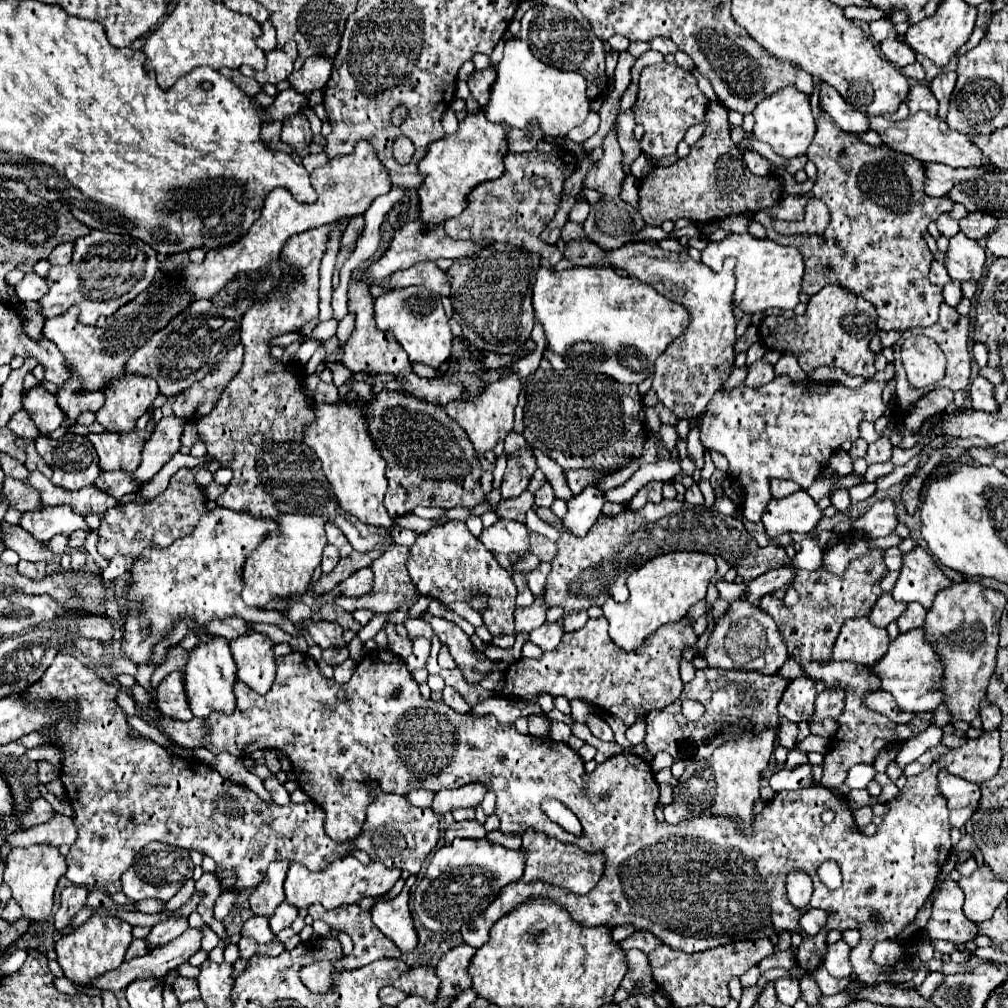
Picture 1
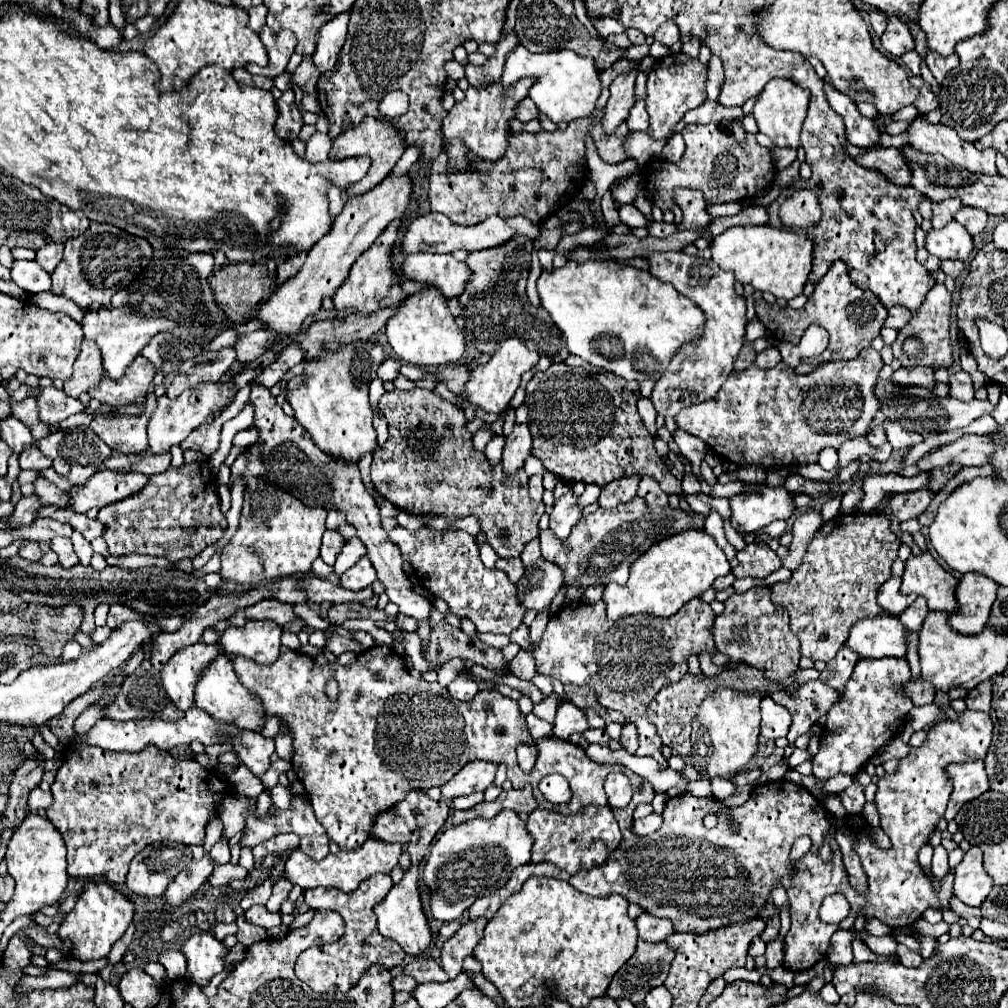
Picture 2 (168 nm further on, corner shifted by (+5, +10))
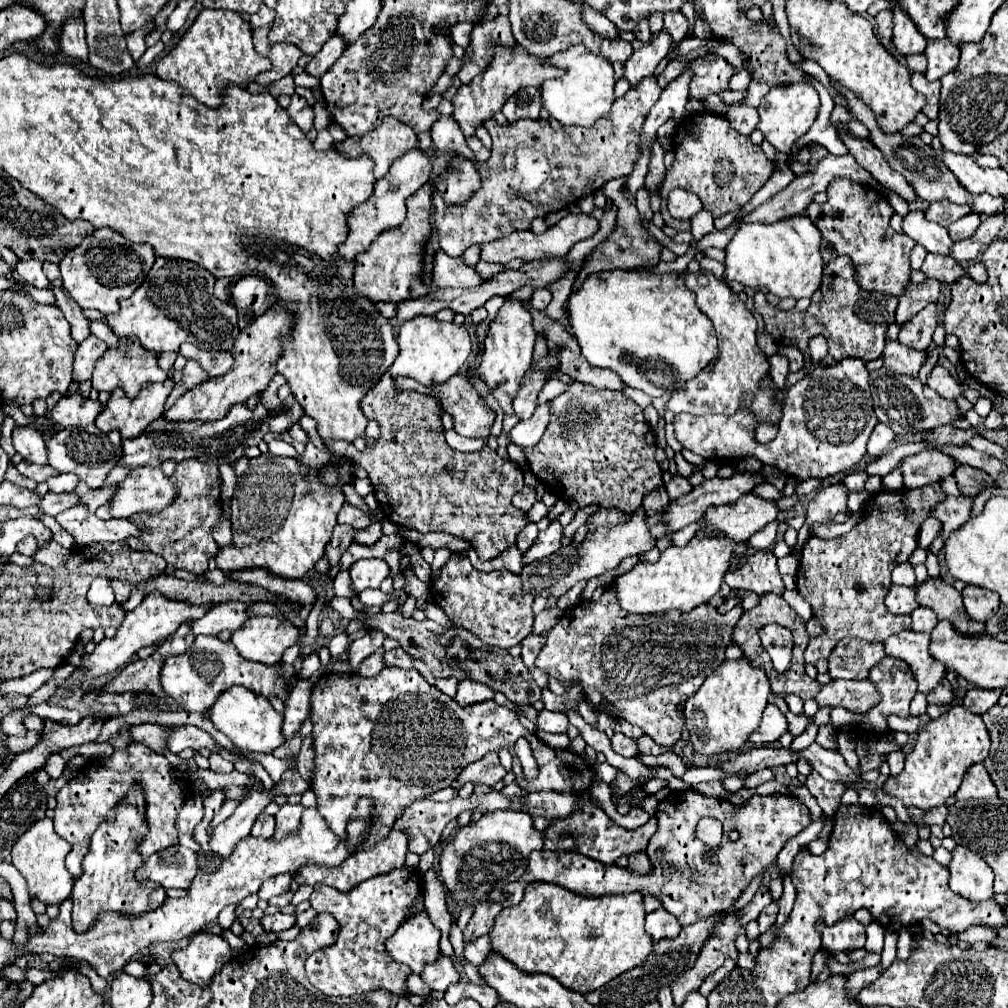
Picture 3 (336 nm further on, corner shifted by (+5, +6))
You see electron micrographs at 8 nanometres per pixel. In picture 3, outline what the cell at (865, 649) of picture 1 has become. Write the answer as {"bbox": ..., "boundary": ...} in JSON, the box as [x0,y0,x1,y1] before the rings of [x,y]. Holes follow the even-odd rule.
{"bbox":[884,630,946,694],"boundary":[[[904,630],[884,640],[886,654],[904,660],[910,666],[918,682],[918,690],[924,694],[934,690],[934,686],[938,686],[940,680],[946,676],[946,672],[942,672],[942,664],[934,664],[934,660],[930,660],[928,646],[930,636],[912,630]]]}

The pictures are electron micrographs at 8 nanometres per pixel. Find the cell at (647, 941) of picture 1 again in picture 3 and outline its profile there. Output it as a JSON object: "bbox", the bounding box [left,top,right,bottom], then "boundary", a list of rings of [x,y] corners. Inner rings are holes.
{"bbox":[644,908,682,942],"boundary":[[[658,908],[650,914],[646,914],[644,928],[646,928],[646,934],[652,938],[652,942],[658,942],[664,938],[674,938],[682,930],[678,920],[674,916],[670,916],[670,912],[666,912],[664,908]]]}

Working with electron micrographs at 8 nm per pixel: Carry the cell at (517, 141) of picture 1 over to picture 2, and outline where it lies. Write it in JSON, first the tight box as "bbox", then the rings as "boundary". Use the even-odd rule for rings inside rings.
{"bbox":[514,98,538,122],"boundary":[[[524,98],[522,102],[518,102],[514,110],[516,110],[516,118],[520,122],[530,122],[530,120],[538,118],[538,108],[536,108],[536,104],[530,98]]]}

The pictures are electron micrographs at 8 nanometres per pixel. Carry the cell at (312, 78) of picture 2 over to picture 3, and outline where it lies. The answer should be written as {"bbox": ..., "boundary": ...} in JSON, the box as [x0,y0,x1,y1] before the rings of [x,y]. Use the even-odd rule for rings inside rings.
{"bbox":[304,34,346,78],"boundary":[[[334,34],[334,36],[322,46],[322,50],[308,62],[308,66],[304,68],[304,72],[310,74],[310,76],[314,76],[314,78],[320,78],[320,76],[340,58],[340,54],[342,54],[344,48],[346,48],[346,42],[344,42],[338,34]]]}

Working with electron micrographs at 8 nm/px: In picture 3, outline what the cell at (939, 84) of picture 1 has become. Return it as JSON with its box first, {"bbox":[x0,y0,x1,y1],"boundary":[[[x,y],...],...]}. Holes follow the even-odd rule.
{"bbox":[924,38,960,82],"boundary":[[[946,38],[928,40],[924,54],[928,58],[928,66],[926,66],[924,76],[930,82],[940,80],[944,74],[952,72],[958,66],[958,58],[960,58],[960,50],[954,44],[950,44],[950,40],[946,40]]]}

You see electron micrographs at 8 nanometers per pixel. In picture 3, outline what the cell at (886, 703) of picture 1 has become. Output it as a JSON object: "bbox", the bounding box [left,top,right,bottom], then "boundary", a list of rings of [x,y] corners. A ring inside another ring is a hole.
{"bbox":[928,686,954,704],"boundary":[[[936,686],[932,692],[928,692],[930,696],[928,696],[928,704],[948,704],[948,702],[952,702],[954,700],[954,694],[952,694],[952,690],[950,688],[946,688],[946,686]]]}

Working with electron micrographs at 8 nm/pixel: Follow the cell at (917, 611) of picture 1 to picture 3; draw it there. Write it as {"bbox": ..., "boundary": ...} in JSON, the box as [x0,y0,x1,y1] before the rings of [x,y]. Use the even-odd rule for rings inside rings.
{"bbox":[910,606,938,634],"boundary":[[[918,606],[910,616],[912,616],[912,630],[914,632],[930,634],[934,630],[934,626],[938,624],[936,614],[930,608],[924,608],[924,606]]]}

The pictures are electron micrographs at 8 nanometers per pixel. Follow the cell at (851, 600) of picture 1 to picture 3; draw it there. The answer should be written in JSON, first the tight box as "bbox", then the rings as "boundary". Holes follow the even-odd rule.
{"bbox":[796,484,946,664],"boundary":[[[938,484],[906,492],[878,492],[872,494],[864,506],[864,522],[848,534],[842,534],[834,540],[822,540],[818,536],[808,538],[800,556],[810,556],[810,560],[800,560],[796,588],[800,596],[812,606],[814,618],[824,628],[820,636],[812,636],[808,642],[804,652],[808,664],[816,664],[820,658],[828,658],[842,638],[882,642],[886,636],[910,628],[910,616],[890,614],[884,606],[884,596],[892,584],[890,572],[896,564],[906,562],[908,556],[916,550],[920,524],[944,498],[946,496]],[[906,508],[914,510],[912,518],[906,518]]]}

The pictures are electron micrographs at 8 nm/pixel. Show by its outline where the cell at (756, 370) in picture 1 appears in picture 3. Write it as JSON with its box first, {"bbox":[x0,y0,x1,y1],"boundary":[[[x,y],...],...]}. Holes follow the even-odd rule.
{"bbox":[768,354,788,388],"boundary":[[[774,354],[768,358],[768,362],[770,362],[770,376],[776,388],[784,388],[784,380],[788,376],[788,360],[782,354]]]}

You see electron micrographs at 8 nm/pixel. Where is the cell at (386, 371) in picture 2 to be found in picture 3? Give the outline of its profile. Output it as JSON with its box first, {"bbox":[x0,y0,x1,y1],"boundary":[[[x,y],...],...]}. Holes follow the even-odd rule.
{"bbox":[428,368,494,438],"boundary":[[[462,368],[458,376],[452,376],[442,384],[430,384],[428,390],[436,394],[442,408],[454,416],[454,430],[458,434],[468,438],[490,436],[494,414],[484,406],[484,400],[468,382],[466,370],[468,368]]]}

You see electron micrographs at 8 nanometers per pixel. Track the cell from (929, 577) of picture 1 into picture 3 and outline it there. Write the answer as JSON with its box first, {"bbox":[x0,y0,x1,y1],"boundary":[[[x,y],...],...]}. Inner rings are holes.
{"bbox":[916,578,984,634],"boundary":[[[928,578],[916,586],[916,600],[920,606],[932,608],[938,620],[950,620],[962,634],[982,634],[984,624],[972,622],[964,610],[962,594],[942,578]]]}

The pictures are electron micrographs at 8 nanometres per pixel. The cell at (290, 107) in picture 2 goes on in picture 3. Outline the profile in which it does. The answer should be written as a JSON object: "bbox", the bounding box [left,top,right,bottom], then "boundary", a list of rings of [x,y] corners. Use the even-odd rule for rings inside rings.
{"bbox":[286,94,312,132],"boundary":[[[294,94],[294,96],[292,96],[292,102],[290,102],[290,106],[288,106],[286,110],[288,110],[290,120],[292,120],[302,132],[308,132],[308,130],[312,128],[312,106],[308,106],[304,98],[300,98],[298,94]]]}

